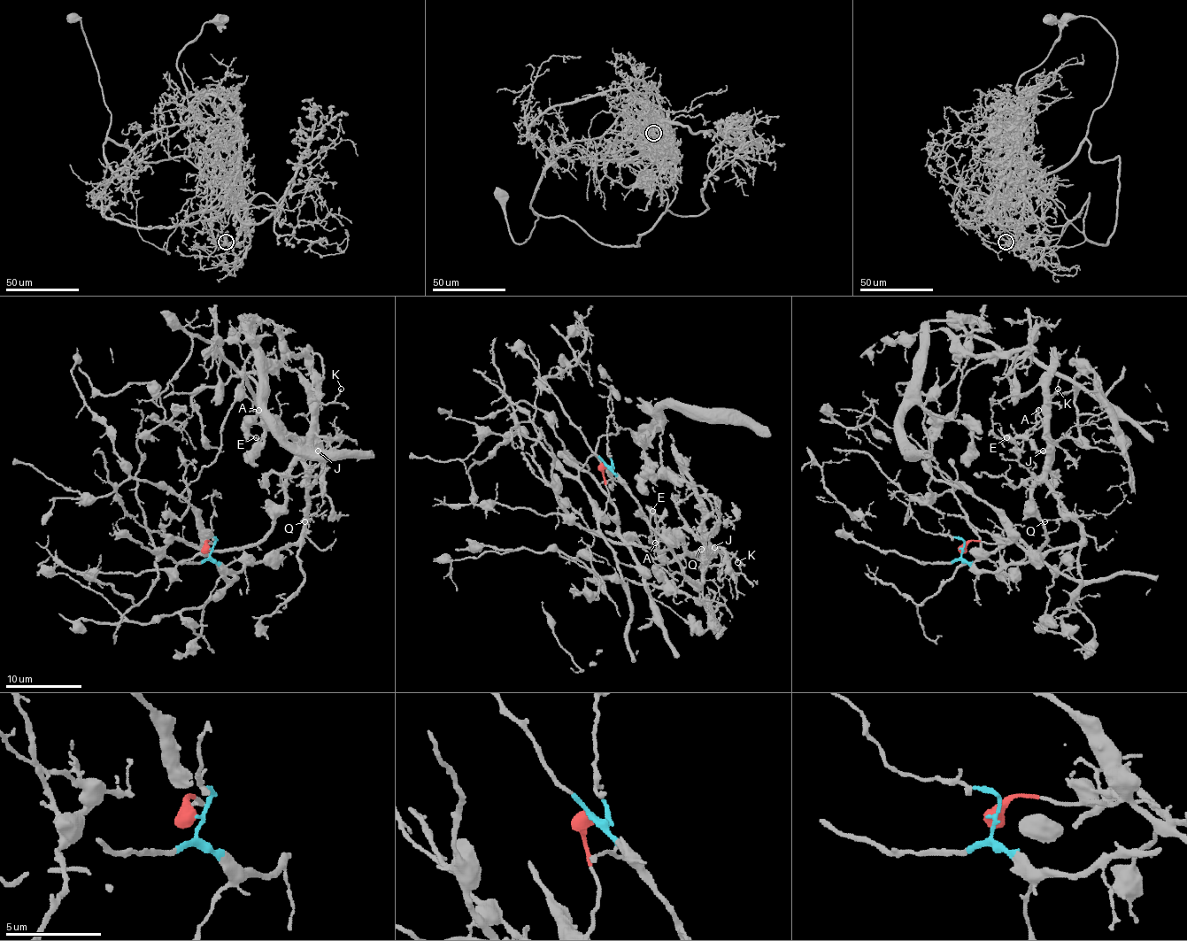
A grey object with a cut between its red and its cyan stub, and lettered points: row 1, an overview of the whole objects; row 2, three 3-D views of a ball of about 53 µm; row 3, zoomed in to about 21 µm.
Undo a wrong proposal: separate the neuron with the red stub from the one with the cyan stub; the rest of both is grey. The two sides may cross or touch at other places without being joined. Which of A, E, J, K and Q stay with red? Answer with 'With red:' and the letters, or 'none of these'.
With red: none of these

